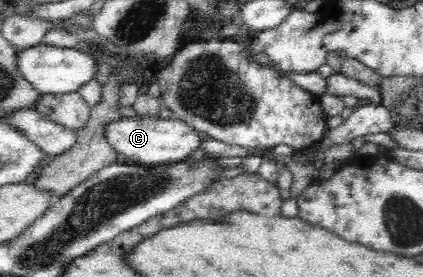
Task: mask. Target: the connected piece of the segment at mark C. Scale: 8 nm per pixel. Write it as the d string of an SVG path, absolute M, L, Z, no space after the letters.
M157 115L118 117L103 126L103 136L116 154L124 156L128 163L134 165L166 165L186 160L184 156L200 148L199 142L206 137L184 121L174 117L162 119Z

